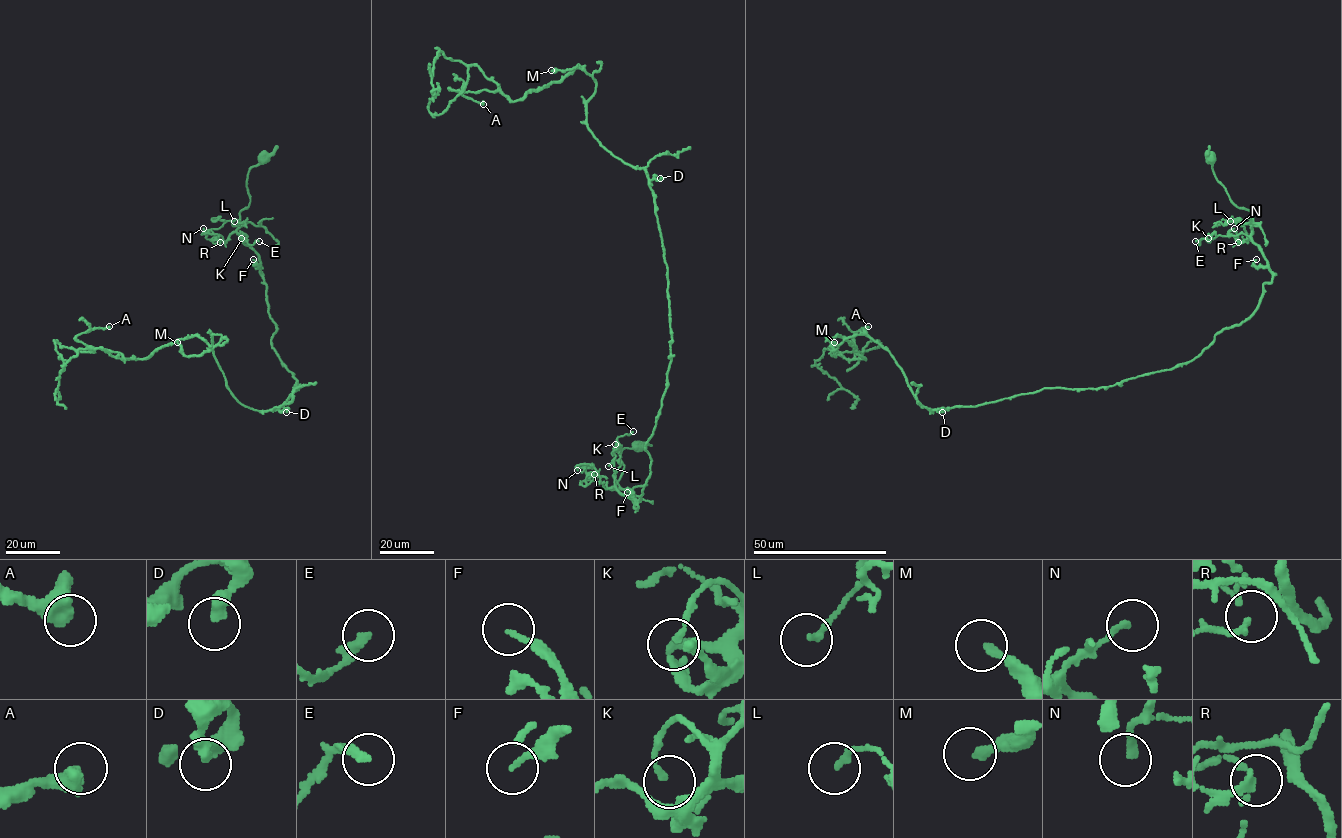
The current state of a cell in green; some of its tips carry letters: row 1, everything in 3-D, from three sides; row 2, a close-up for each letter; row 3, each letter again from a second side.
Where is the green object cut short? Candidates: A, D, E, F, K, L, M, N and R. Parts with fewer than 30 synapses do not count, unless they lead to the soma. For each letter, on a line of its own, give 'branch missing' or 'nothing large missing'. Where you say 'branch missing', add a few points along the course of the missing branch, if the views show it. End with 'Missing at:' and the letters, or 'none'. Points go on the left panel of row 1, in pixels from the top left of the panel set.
A: nothing large missing
D: nothing large missing
E: nothing large missing
F: nothing large missing
K: nothing large missing
L: nothing large missing
M: nothing large missing
N: nothing large missing
R: nothing large missing
Missing at: none

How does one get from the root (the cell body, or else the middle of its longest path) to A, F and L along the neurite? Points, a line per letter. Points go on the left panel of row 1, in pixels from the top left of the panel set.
A: (263, 156), (236, 233), (260, 262), (288, 398), (241, 404), (220, 334), (143, 358), (76, 339), (109, 326)
F: (263, 156), (248, 173), (250, 202), (240, 212), (236, 231), (240, 240), (258, 256), (260, 266), (253, 259)
L: (263, 156), (248, 173), (250, 202), (240, 212), (240, 224), (245, 223), (239, 224), (246, 222), (234, 221)

